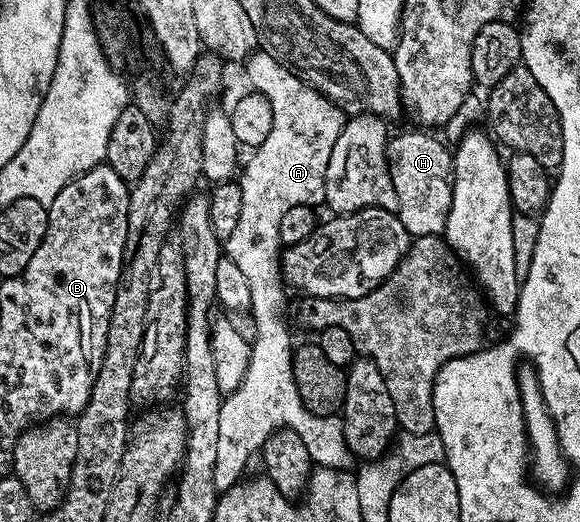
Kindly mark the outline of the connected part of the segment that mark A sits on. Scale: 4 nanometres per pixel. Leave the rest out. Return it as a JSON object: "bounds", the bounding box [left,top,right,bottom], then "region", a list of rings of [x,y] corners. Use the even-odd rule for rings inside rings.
{"bounds":[215,52,355,492],"region":[[[254,52],[244,63],[243,69],[249,77],[254,91],[263,96],[271,104],[271,112],[275,112],[275,120],[271,123],[271,132],[263,144],[259,144],[252,151],[253,158],[242,167],[239,174],[238,186],[241,189],[242,211],[235,231],[224,243],[223,250],[239,267],[239,272],[247,275],[247,285],[251,288],[251,315],[253,326],[257,329],[257,339],[251,342],[251,356],[247,364],[247,372],[239,384],[239,388],[228,391],[224,395],[219,408],[219,437],[217,455],[215,455],[215,488],[218,492],[230,490],[246,475],[245,465],[254,461],[255,455],[265,445],[275,430],[286,429],[299,432],[303,444],[307,444],[307,452],[311,452],[314,467],[335,468],[336,470],[352,471],[355,459],[351,448],[347,448],[345,435],[345,419],[337,414],[319,416],[311,412],[303,404],[297,391],[295,376],[293,375],[293,351],[295,341],[285,327],[285,318],[281,313],[285,310],[286,283],[280,266],[282,251],[279,236],[279,220],[283,220],[283,212],[287,208],[296,206],[320,207],[325,201],[325,177],[327,176],[327,160],[331,160],[331,152],[335,149],[335,140],[339,140],[339,132],[347,121],[342,107],[336,105],[330,98],[324,98],[318,90],[298,78],[293,71],[287,69],[282,62],[276,62],[270,54]]]}

